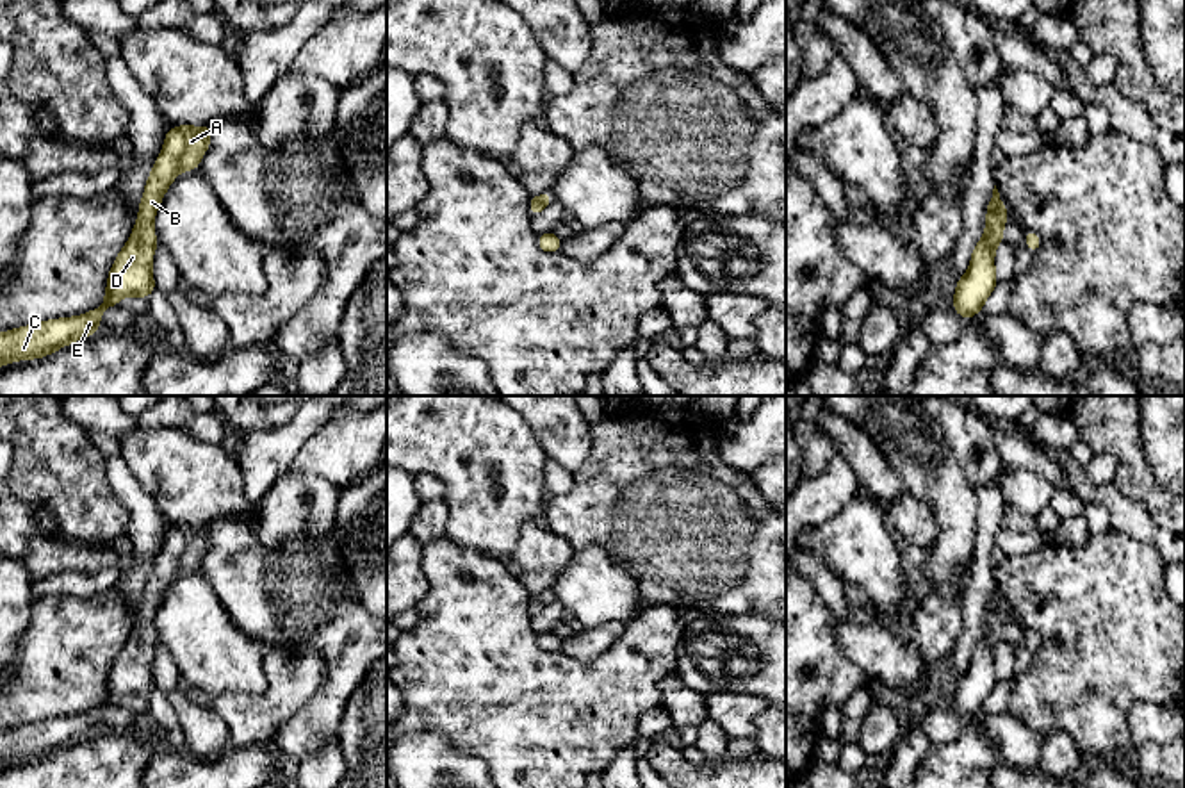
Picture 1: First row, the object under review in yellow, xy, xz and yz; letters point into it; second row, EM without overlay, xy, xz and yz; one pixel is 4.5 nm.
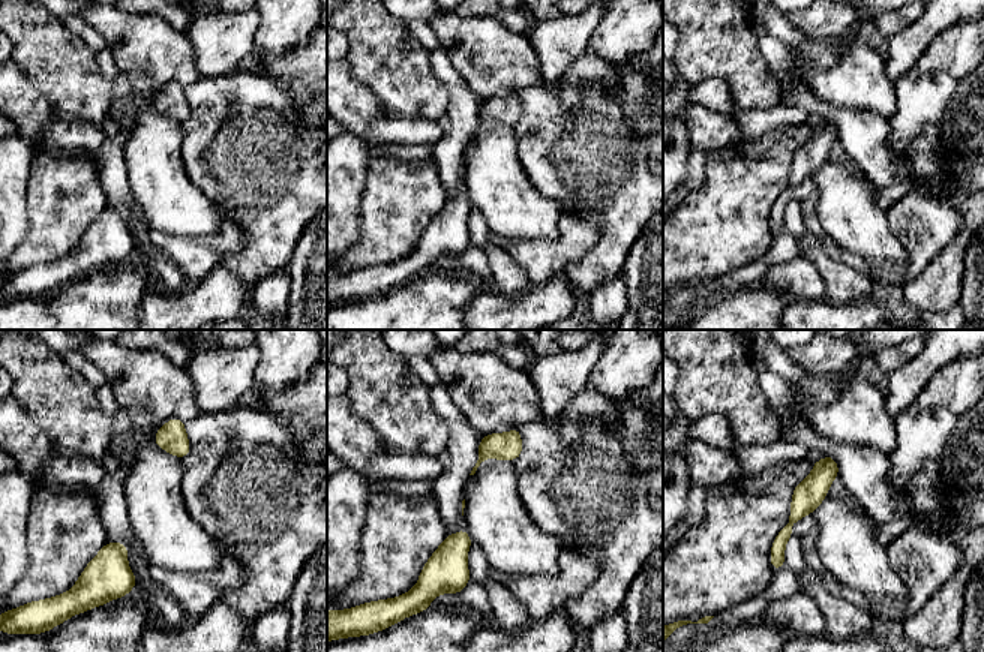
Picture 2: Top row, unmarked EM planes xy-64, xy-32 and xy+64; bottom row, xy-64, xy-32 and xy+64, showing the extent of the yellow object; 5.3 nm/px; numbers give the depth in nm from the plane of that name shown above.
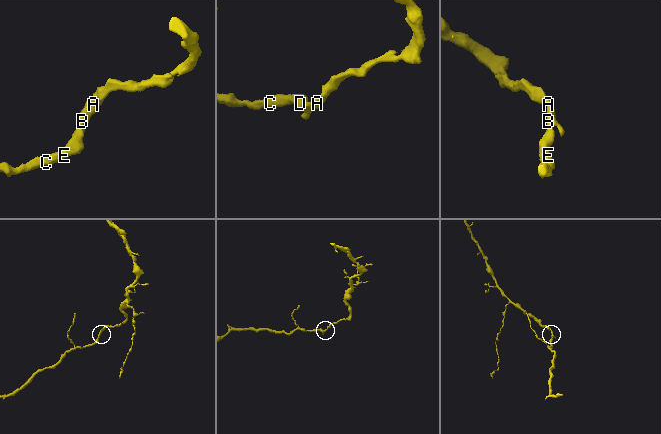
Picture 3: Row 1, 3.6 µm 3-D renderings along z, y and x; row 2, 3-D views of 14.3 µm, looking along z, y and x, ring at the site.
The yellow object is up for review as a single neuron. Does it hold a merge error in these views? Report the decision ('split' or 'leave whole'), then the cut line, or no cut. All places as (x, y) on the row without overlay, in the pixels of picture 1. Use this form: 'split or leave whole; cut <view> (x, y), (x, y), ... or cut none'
leave whole; cut none

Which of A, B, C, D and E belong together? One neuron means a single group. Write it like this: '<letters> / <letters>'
A B C D E

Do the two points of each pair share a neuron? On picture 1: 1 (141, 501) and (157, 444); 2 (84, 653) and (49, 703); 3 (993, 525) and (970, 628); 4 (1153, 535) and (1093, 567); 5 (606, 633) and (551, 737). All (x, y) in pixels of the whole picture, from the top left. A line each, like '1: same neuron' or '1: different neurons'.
1: different neurons
2: same neuron
3: same neuron
4: different neurons
5: different neurons

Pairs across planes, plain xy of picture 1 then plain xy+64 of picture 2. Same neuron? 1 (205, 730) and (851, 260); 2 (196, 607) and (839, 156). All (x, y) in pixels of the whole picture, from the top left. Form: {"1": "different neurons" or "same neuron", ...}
{"1": "different neurons", "2": "different neurons"}

